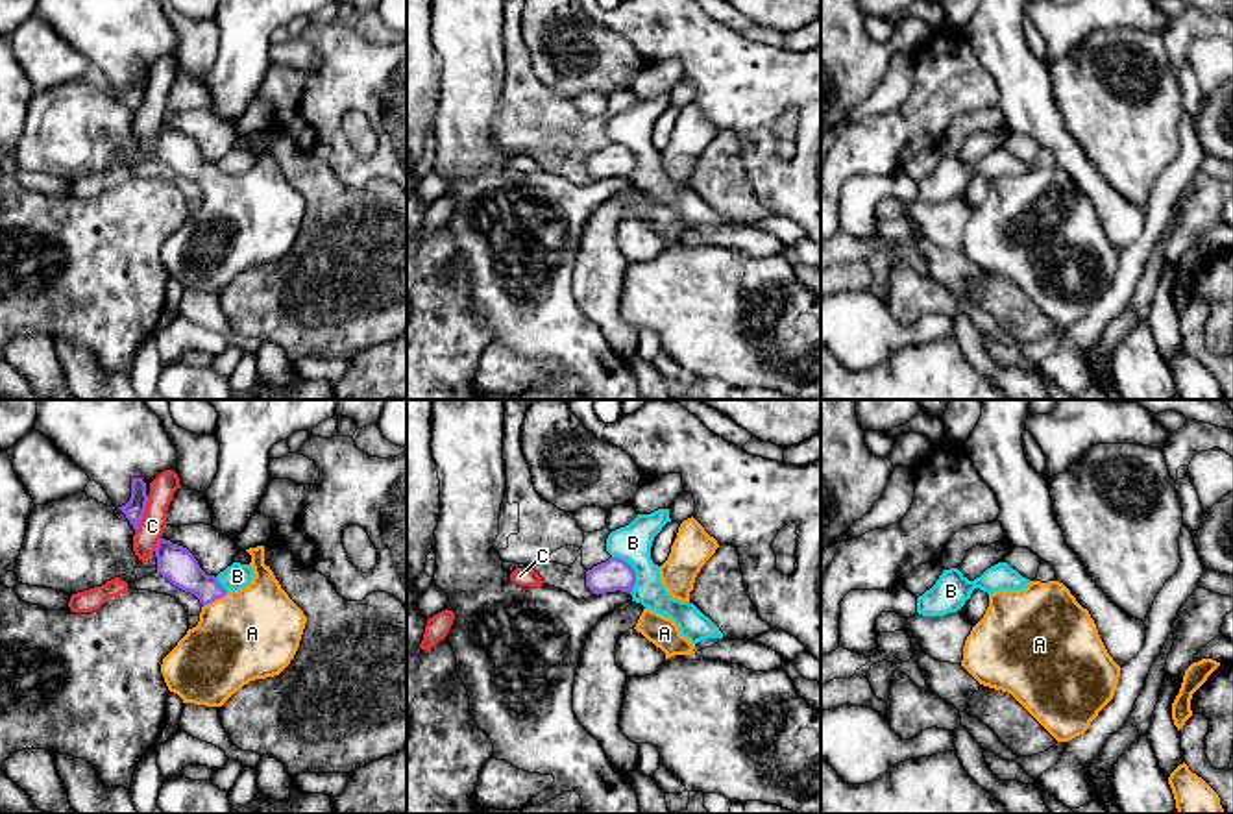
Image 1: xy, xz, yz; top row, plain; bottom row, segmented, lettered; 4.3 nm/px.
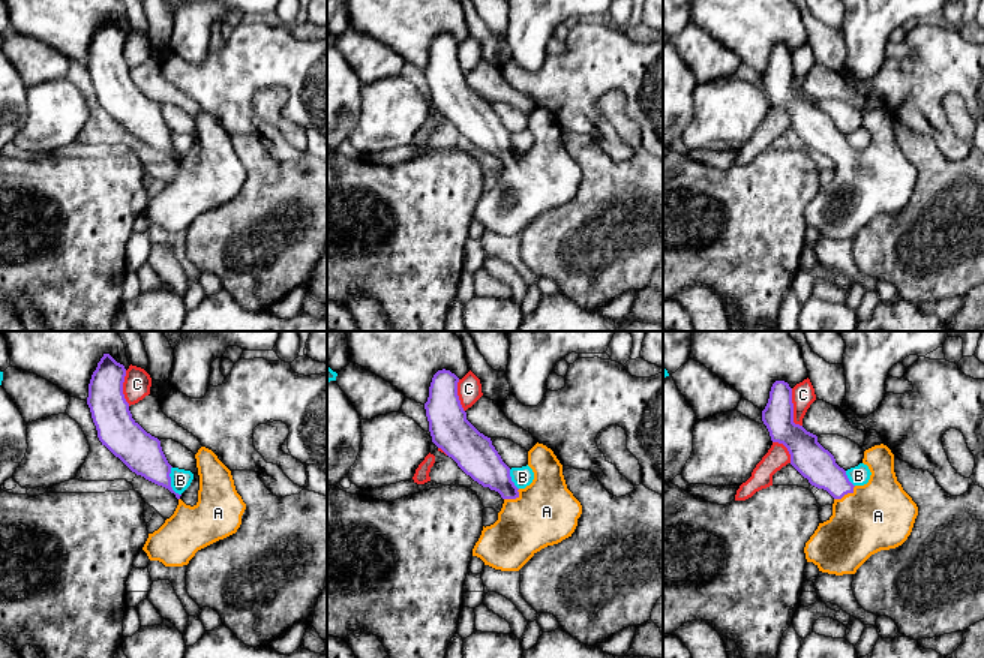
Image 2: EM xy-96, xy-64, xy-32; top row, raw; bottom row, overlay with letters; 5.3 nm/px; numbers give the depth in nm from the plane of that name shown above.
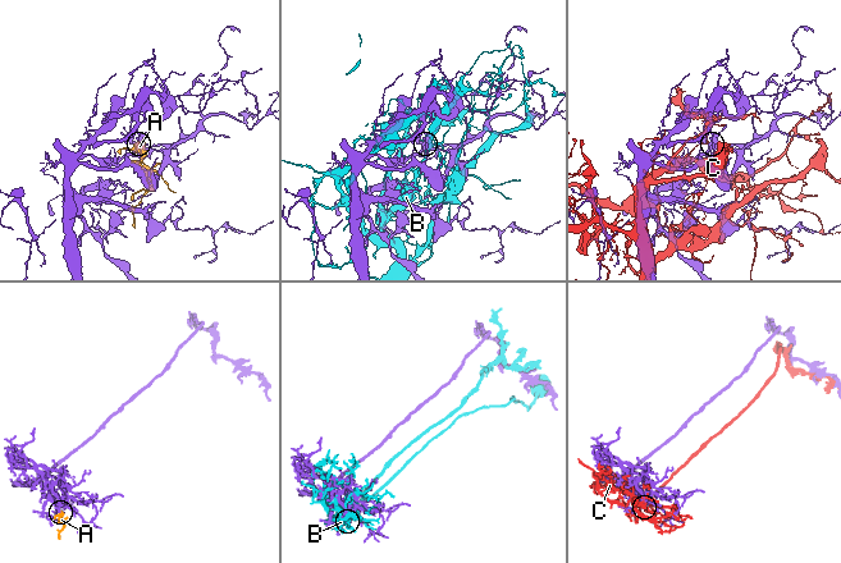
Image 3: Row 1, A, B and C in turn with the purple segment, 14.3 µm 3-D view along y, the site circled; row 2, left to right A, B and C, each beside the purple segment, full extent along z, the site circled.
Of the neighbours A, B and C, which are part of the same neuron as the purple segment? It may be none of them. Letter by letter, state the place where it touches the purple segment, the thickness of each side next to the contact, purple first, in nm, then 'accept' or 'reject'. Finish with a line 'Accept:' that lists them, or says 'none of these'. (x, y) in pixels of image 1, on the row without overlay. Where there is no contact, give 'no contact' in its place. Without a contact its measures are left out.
A: xy (215, 184) | 160/400 nm | accept
B: xz (634, 158) | 140/160 nm | reject
C: xy (143, 100) | 90/120 nm | reject
Accept: A

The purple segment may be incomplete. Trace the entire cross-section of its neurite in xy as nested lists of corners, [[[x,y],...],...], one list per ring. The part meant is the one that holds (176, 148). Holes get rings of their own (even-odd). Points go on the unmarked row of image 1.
[[[165,124],[157,128],[157,159],[174,172],[194,179],[203,191],[198,211],[187,216],[161,250],[168,276],[177,279],[183,289],[222,292],[250,266],[279,261],[299,233],[307,202],[264,150],[264,131],[246,137],[251,141],[253,166],[240,176],[226,176],[214,161],[207,161],[200,154],[187,133]]]

